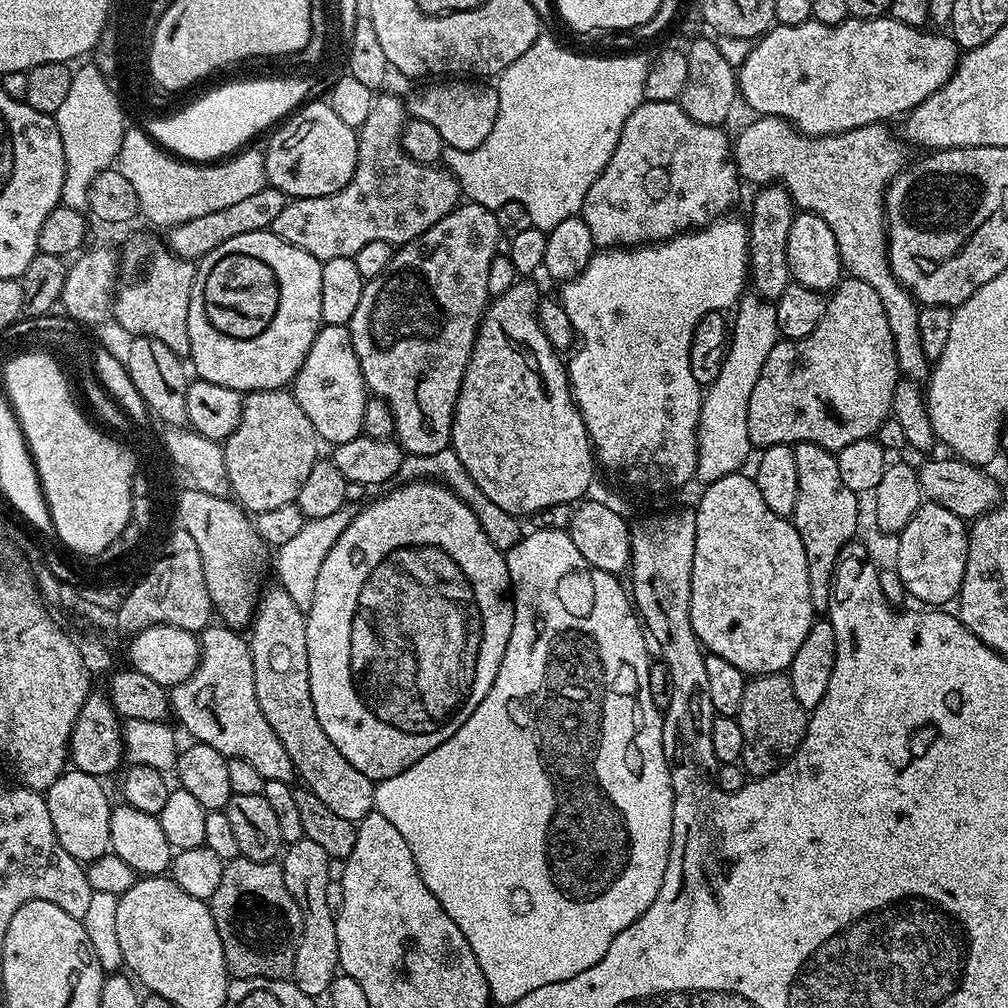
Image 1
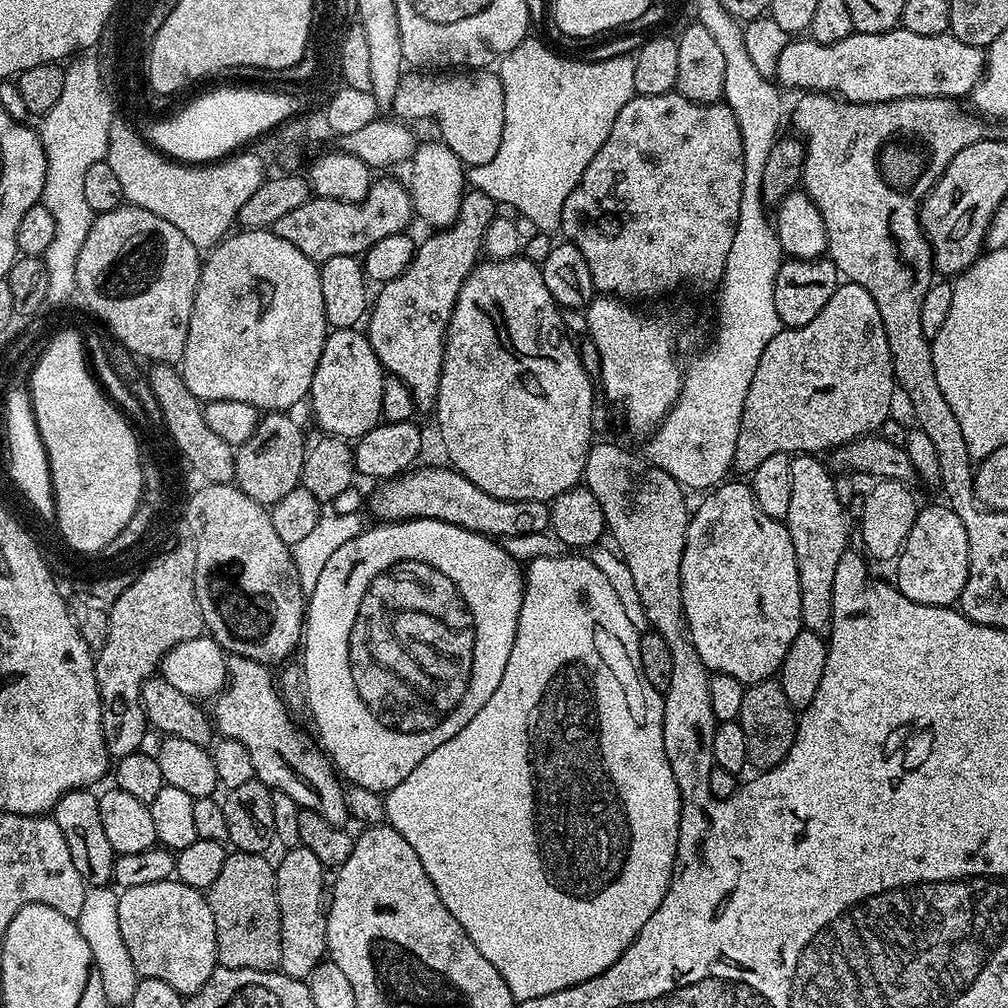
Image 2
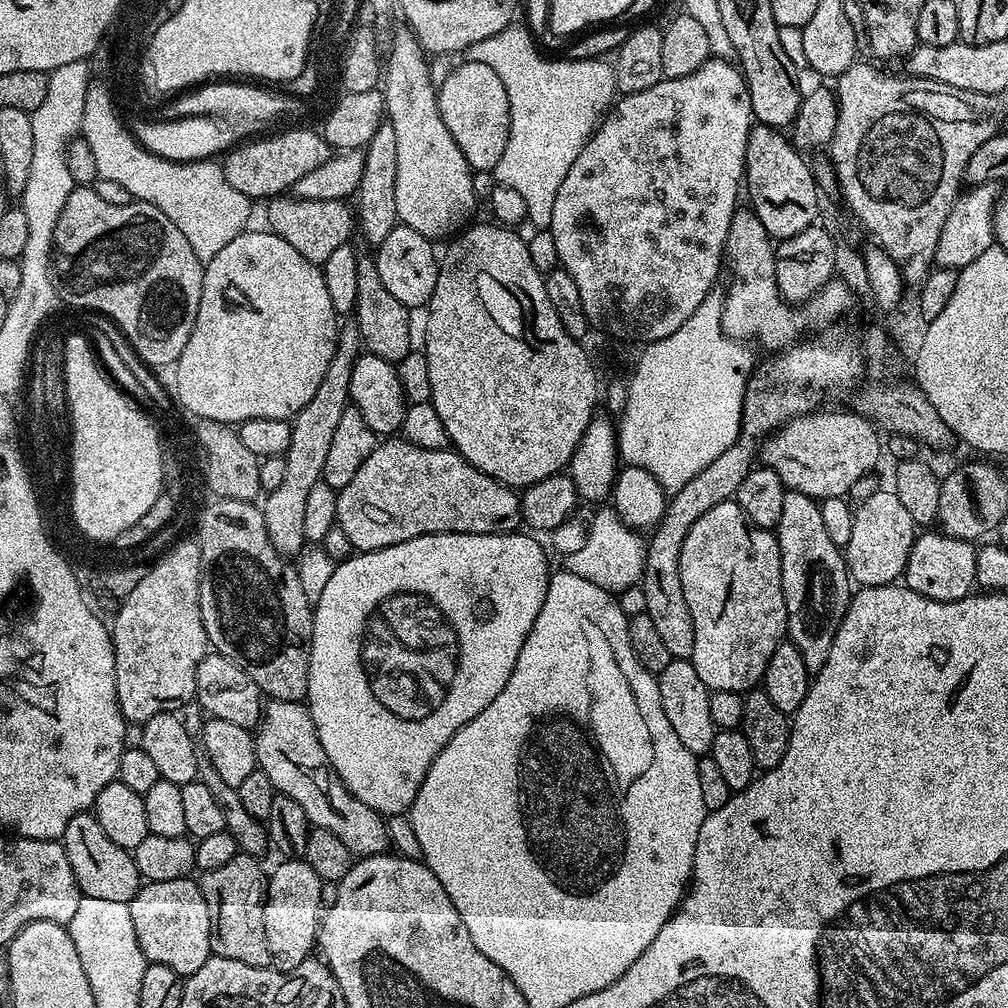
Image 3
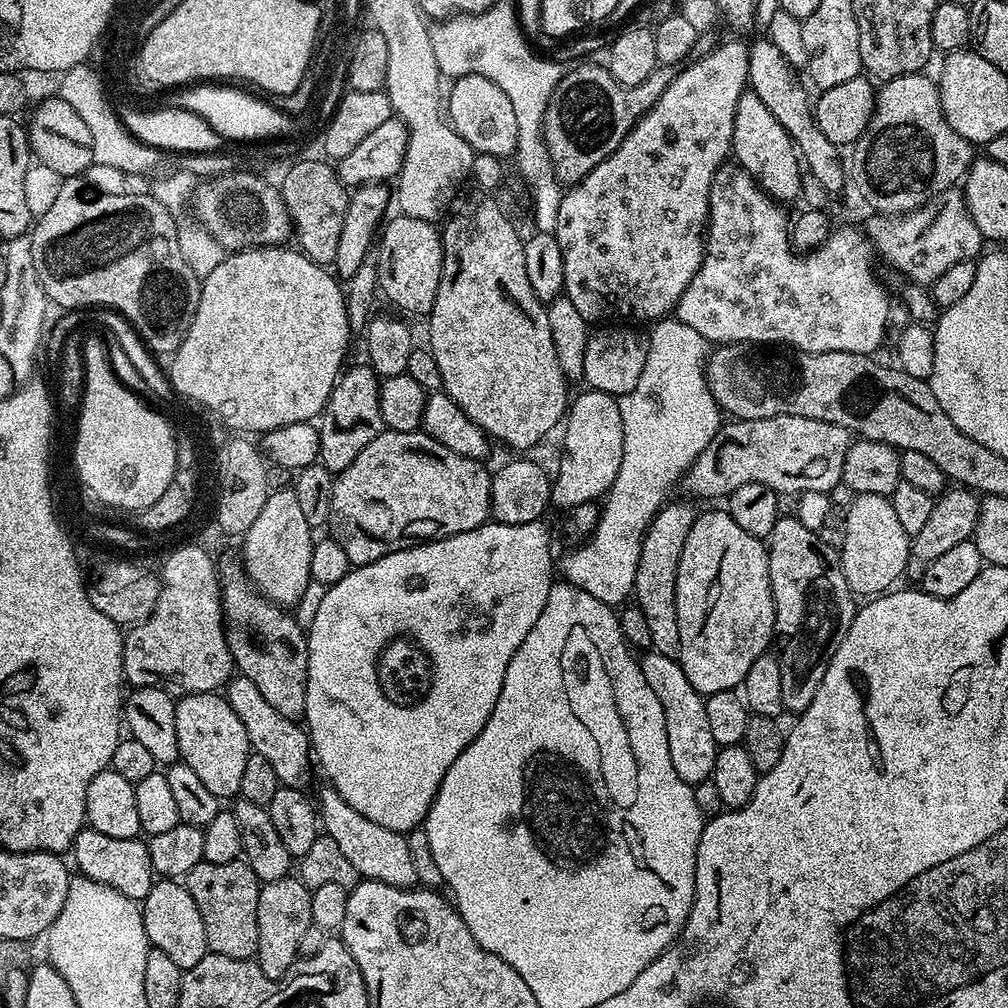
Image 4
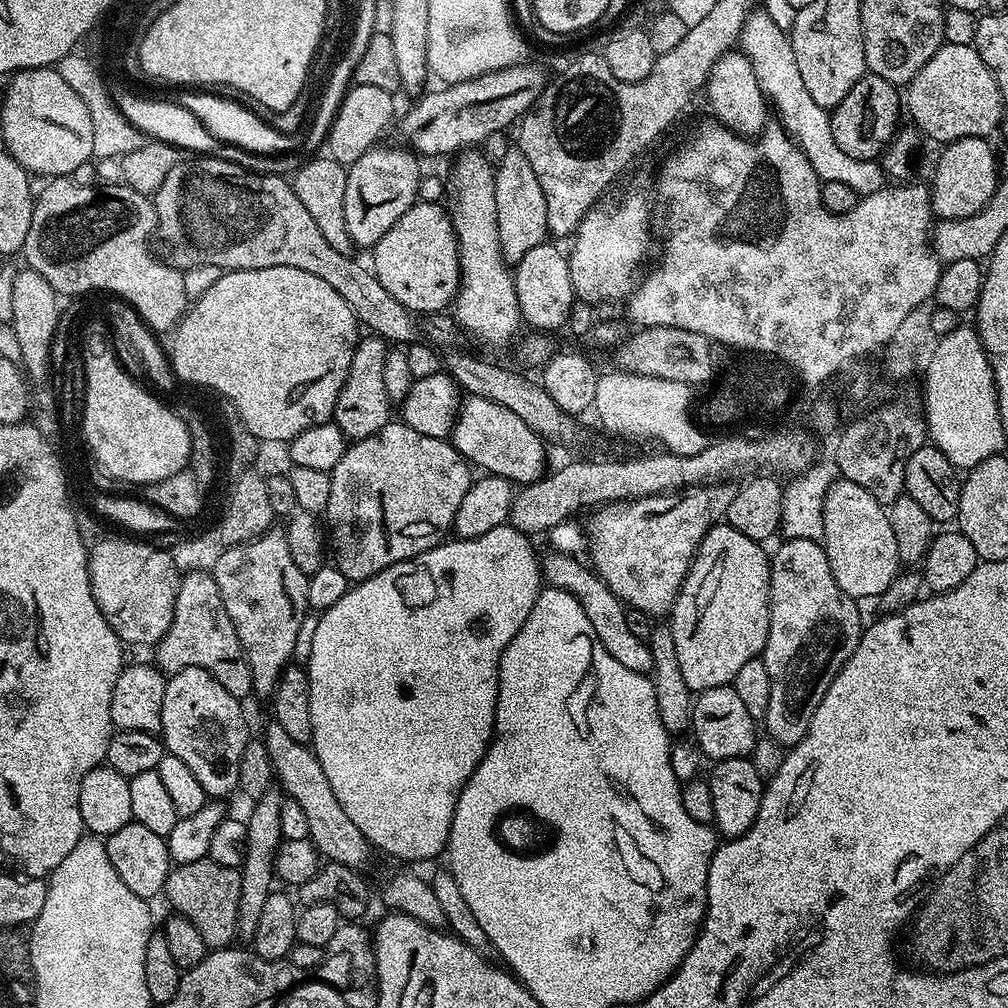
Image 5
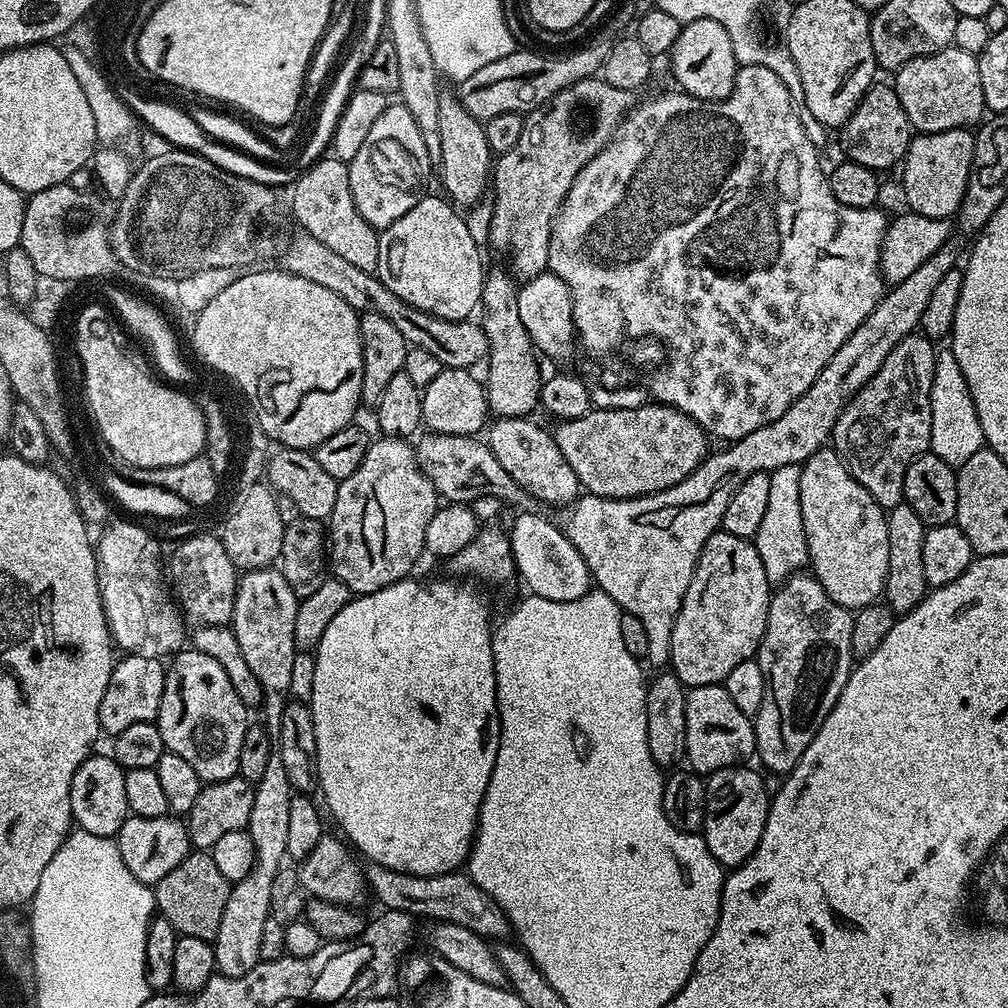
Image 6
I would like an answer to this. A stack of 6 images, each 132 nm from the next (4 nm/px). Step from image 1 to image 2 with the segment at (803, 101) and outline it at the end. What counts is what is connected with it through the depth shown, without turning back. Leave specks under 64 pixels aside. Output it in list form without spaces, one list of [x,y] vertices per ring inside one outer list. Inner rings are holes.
[[[897,26],[892,31],[882,34],[853,31],[852,35],[844,38],[842,42],[834,44],[819,44],[811,38],[793,39],[778,58],[775,79],[785,89],[788,87],[826,92],[850,100],[854,104],[877,104],[887,100],[935,96],[961,98],[960,96],[967,97],[974,91],[976,83],[984,76],[985,63],[986,52],[983,47],[962,42],[957,36],[910,34],[910,30]]]

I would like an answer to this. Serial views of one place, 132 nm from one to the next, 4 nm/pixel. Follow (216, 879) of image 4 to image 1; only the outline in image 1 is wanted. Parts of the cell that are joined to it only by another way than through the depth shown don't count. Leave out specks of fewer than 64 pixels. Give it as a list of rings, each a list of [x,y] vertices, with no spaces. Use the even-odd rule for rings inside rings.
[[[241,855],[227,861],[210,907],[214,926],[224,943],[228,971],[233,977],[241,980],[291,977],[296,942],[300,938],[300,911],[298,902],[286,890],[286,878],[279,863],[254,862]]]

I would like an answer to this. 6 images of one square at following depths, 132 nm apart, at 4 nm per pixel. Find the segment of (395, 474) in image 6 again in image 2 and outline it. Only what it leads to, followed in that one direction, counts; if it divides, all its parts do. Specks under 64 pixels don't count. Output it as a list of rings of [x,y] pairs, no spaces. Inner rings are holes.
[[[451,466],[444,468],[413,467],[399,476],[383,481],[372,496],[372,512],[380,522],[401,520],[445,520],[459,528],[480,532],[489,538],[507,538],[547,532],[550,528],[550,508],[542,500],[503,500],[478,490]]]

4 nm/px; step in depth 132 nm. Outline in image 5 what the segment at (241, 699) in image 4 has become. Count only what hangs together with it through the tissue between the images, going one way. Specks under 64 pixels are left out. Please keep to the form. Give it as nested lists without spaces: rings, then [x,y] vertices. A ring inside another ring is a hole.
[[[269,723],[269,728],[262,733],[266,750],[270,754],[272,771],[283,795],[287,799],[298,802],[298,807],[306,813],[306,822],[310,826],[308,839],[312,841],[316,851],[325,861],[341,864],[347,868],[364,870],[368,859],[374,856],[374,849],[368,839],[354,826],[354,821],[342,810],[342,802],[334,798],[334,790],[330,790],[330,782],[322,766],[318,762],[315,752],[309,745],[294,742],[286,730],[276,723]]]

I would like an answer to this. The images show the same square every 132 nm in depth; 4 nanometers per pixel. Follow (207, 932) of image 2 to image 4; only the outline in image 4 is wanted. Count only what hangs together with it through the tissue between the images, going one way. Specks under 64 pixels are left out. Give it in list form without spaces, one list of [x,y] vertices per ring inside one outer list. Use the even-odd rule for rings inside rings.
[[[164,878],[153,883],[148,897],[142,902],[144,929],[151,947],[162,950],[182,970],[198,966],[202,958],[207,956],[206,926],[202,926],[202,914],[198,914],[198,906],[194,906],[194,898],[190,898],[183,883],[172,878]]]

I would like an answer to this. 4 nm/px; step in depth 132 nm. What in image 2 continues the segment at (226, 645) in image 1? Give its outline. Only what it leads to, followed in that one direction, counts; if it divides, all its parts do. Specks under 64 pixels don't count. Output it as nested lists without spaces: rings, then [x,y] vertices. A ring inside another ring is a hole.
[[[228,656],[227,685],[215,697],[213,704],[216,705],[210,708],[215,731],[223,739],[246,746],[250,762],[254,762],[255,779],[277,792],[290,794],[303,811],[322,814],[326,822],[345,827],[350,820],[345,785],[327,755],[296,729],[284,705],[285,697],[274,676],[272,680],[268,672],[271,671],[267,664],[259,664],[245,656]]]

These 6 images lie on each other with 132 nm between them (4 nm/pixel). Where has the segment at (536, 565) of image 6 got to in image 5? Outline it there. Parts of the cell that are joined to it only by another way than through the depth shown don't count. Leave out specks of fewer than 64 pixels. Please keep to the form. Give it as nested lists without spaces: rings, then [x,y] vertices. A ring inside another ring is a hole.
[[[555,550],[549,553],[549,556],[545,555],[542,560],[543,579],[551,587],[561,588],[575,596],[582,610],[586,610],[586,618],[590,618],[590,626],[594,626],[594,634],[598,634],[598,644],[610,650],[610,654],[614,654],[614,658],[618,658],[618,662],[622,662],[626,670],[651,673],[653,664],[649,641],[637,638],[631,632],[630,626],[626,626],[625,609],[622,607],[622,602],[605,586],[604,581],[585,561],[585,565],[583,564],[583,559],[575,555],[561,555]]]

